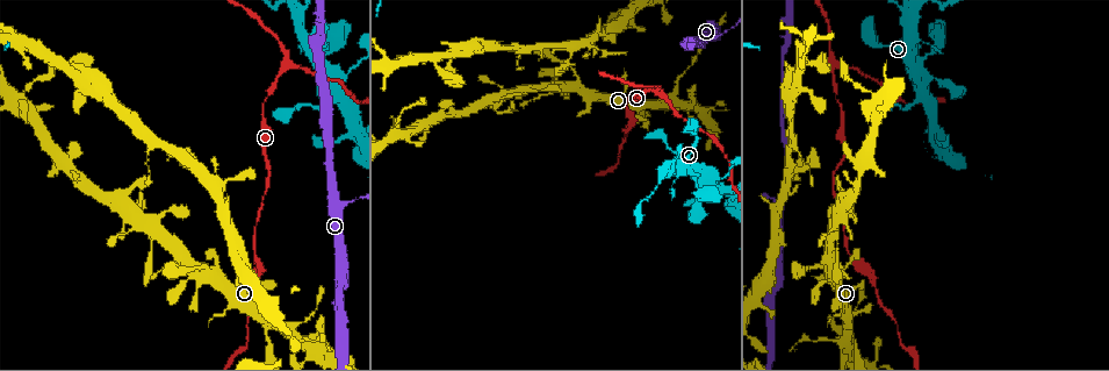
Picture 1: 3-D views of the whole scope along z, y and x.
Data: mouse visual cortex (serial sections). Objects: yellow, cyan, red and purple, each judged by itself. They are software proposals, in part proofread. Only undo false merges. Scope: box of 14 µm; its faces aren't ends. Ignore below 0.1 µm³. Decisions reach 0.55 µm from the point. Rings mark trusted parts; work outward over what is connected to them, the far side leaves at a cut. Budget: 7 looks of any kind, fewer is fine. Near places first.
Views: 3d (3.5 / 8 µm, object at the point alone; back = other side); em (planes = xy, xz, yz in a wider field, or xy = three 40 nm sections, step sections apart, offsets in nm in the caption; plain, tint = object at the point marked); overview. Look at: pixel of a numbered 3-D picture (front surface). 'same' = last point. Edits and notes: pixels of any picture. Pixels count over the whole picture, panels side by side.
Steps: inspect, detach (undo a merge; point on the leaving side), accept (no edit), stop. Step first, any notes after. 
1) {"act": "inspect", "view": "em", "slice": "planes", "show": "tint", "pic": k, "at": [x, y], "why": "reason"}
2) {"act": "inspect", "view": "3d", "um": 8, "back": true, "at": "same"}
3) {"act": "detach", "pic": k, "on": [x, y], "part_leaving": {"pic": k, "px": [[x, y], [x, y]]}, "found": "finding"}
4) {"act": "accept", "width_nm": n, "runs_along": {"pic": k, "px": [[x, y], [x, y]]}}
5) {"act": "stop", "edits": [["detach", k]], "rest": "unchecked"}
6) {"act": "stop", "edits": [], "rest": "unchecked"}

{"act": "inspect", "view": "3d", "um": 3.5, "pic": 1, "at": [317, 343]}

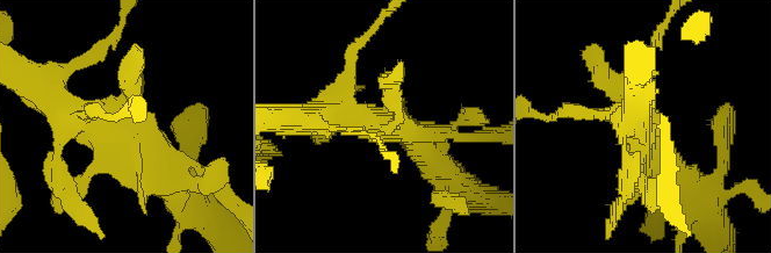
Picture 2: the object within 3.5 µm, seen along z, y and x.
{"act": "inspect", "view": "em", "slice": "xy", "step": 1, "show": "tint", "pic": 2, "at": [116, 132]}

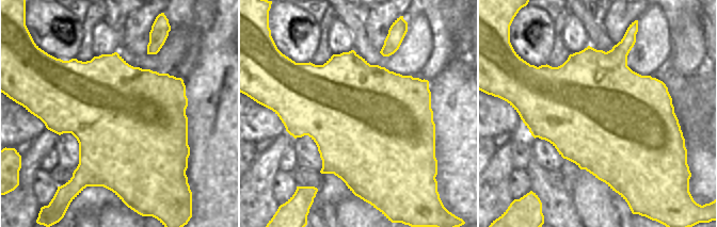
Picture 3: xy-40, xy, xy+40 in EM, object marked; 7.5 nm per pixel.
{"act": "inspect", "view": "em", "slice": "xy", "step": 2, "show": "tint", "at": "same"}

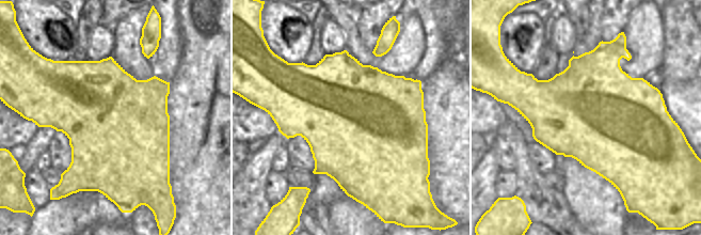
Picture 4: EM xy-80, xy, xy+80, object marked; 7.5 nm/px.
{"act": "accept", "found": "all the same cell"}

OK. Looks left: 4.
{"act": "inspect", "view": "3d", "um": 3.5, "back": true, "pic": 1, "at": [262, 110], "why": "thick turns thin"}

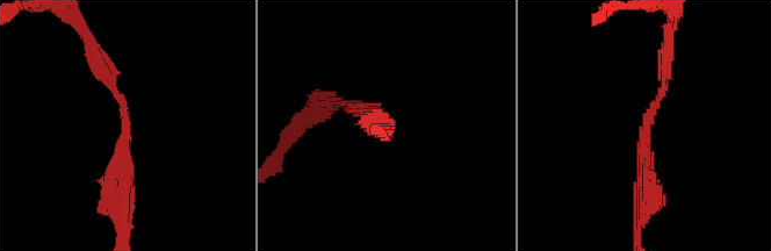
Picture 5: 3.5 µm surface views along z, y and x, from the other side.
{"act": "inspect", "view": "em", "slice": "planes", "show": "tint", "pic": 5, "at": [647, 125], "arm_widths_nm": [150, 300]}

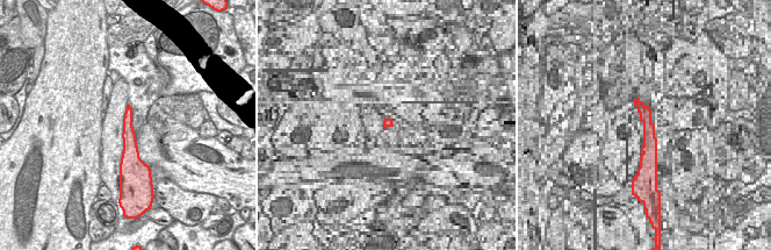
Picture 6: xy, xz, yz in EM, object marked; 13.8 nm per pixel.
{"act": "accept", "runs_along": {"pic": 5, "px": [[119, 201], [125, 112], [96, 58]]}, "found": "continuous, no second cell"}

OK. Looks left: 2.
{"act": "inspect", "view": "3d", "um": 8, "pic": 1, "at": [349, 202], "why": "three arms meet"}

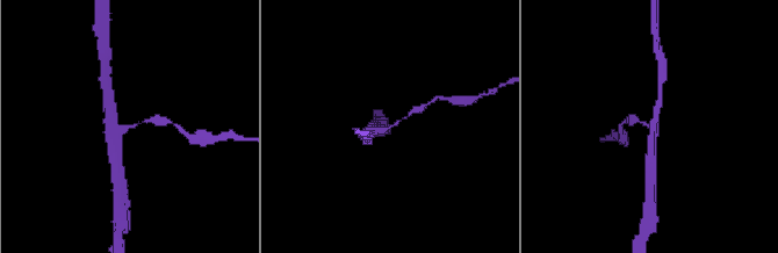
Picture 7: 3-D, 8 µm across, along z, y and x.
{"act": "inspect", "view": "3d", "um": 3.5, "pic": 7, "at": [129, 127]}

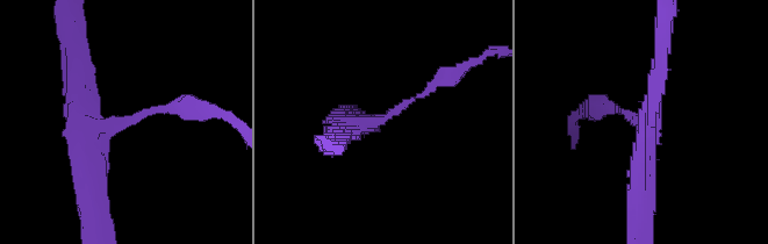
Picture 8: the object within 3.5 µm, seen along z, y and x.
{"act": "accept", "arms": 3, "runs_along": {"pic": 8, "px": [[94, 167], [91, 128], [180, 103]]}, "found": "continuous, no second cell"}

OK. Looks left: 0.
{"act": "stop", "edits": [], "rest": "unchecked"}

